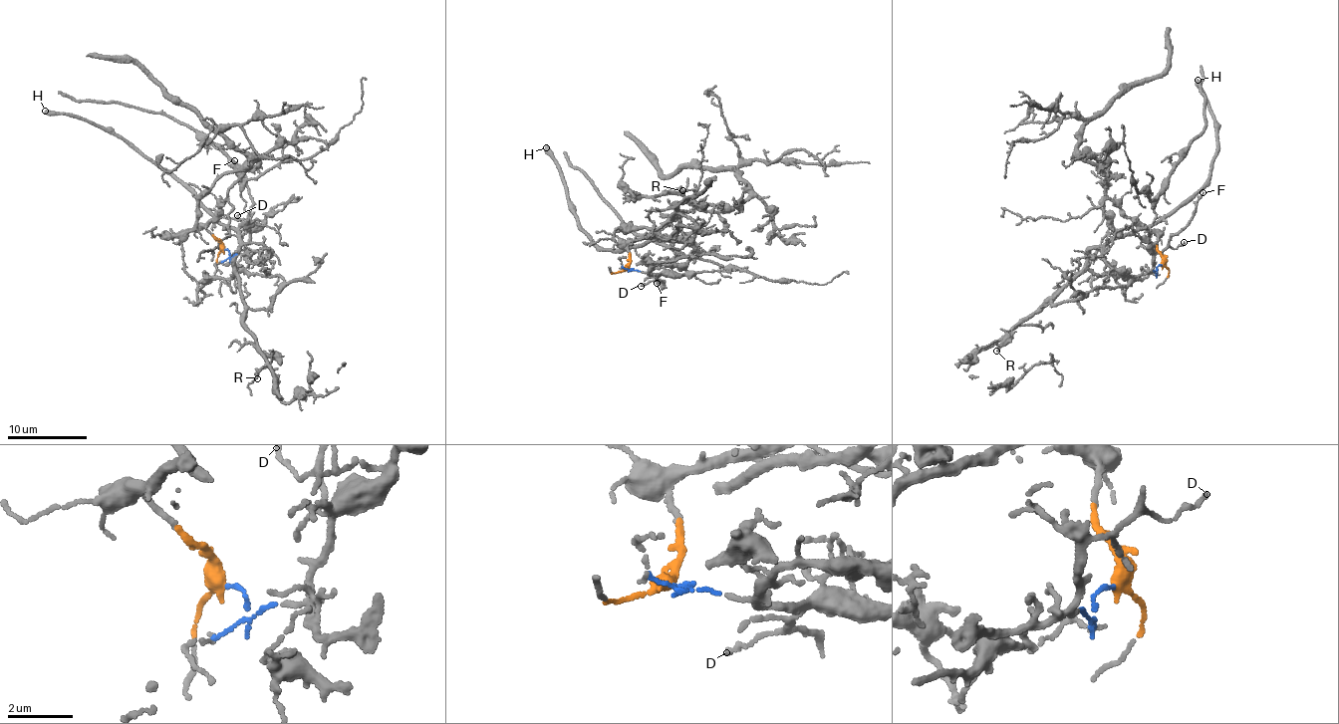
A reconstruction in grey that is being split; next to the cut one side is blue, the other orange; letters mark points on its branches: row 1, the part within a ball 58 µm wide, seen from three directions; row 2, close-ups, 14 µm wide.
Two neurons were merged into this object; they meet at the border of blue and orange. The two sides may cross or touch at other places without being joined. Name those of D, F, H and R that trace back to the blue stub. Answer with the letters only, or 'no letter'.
D, F, H, R

